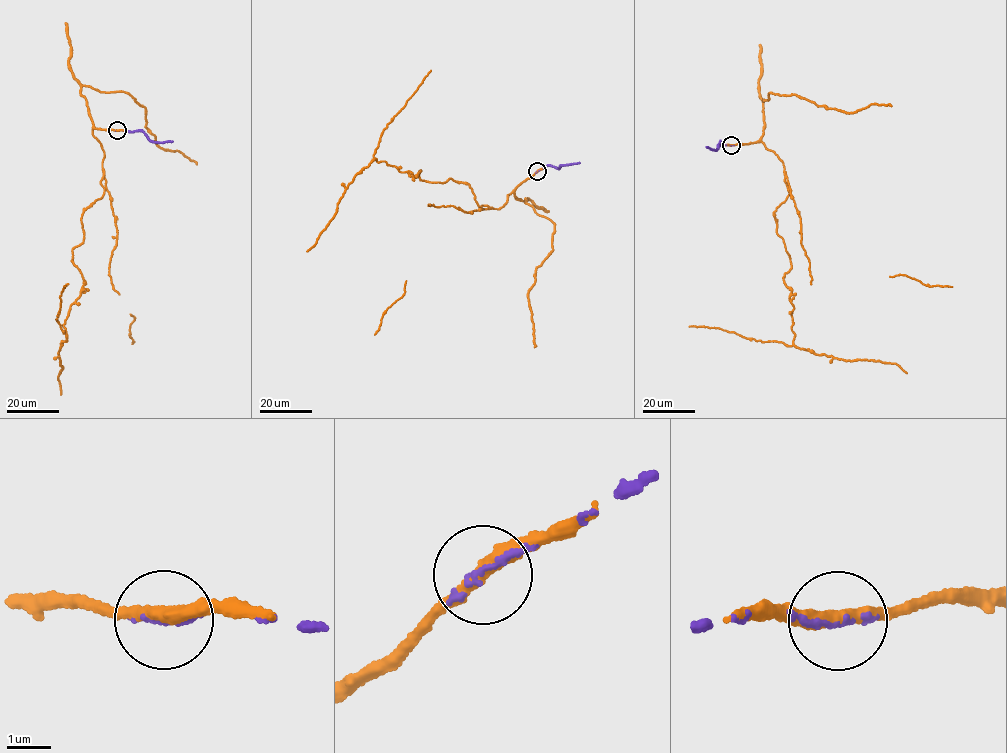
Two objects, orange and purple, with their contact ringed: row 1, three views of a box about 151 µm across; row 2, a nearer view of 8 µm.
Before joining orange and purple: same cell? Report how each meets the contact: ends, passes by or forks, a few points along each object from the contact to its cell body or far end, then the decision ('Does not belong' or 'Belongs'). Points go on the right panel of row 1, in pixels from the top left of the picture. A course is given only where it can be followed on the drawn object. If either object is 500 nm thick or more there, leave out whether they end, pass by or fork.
At the ring orange passes by. At the ring purple ends. Course of orange: (731, 145), (761, 142), (782, 162), (789, 195), (774, 211), (789, 255), (783, 278), (793, 344), (907, 373). Course of purple: (731, 145), (719, 142), (715, 150), (706, 147). Belongs

